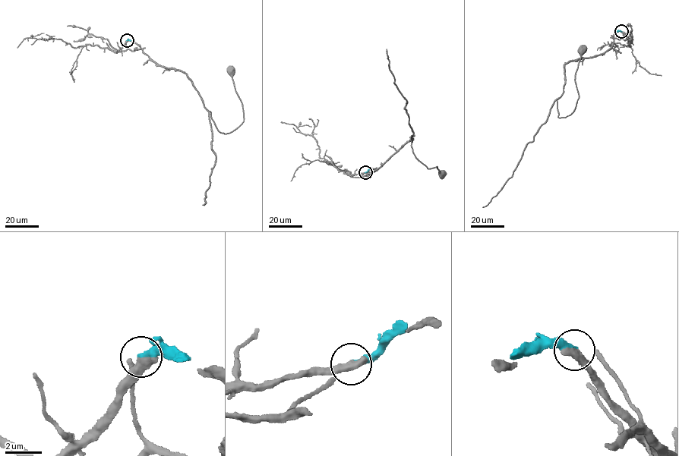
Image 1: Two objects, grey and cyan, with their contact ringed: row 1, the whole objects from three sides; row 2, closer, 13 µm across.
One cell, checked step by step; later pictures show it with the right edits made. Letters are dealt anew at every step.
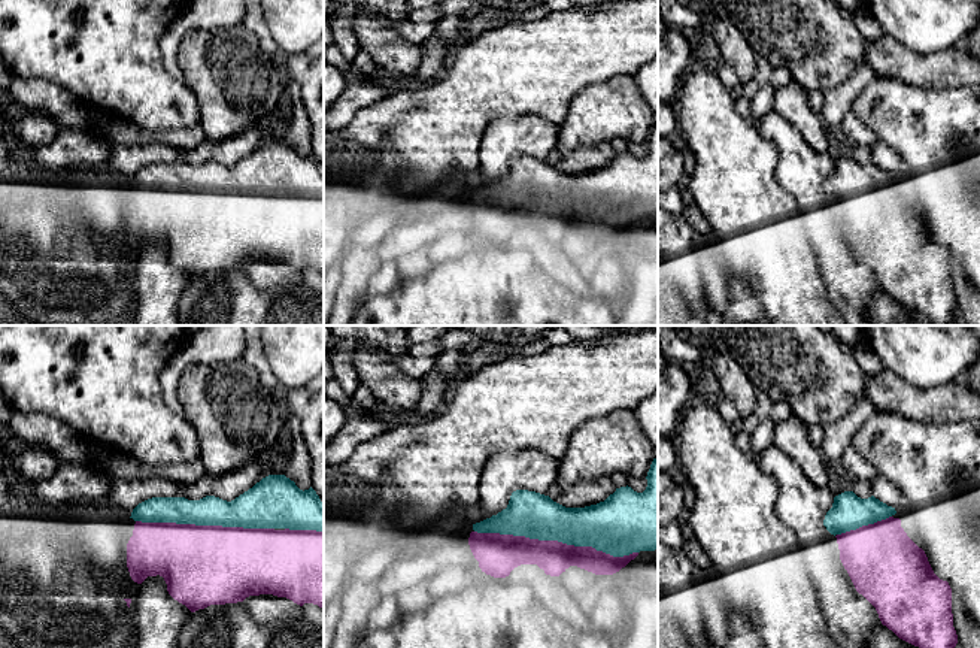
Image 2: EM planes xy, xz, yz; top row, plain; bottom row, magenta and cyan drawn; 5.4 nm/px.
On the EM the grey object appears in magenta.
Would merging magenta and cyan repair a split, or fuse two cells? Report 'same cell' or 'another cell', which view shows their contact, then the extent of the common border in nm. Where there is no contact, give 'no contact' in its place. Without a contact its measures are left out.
same cell; contact in xz; length 900 nm

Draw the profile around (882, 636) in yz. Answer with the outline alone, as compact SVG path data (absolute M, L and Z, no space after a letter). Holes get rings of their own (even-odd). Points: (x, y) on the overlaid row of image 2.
M880 624L868 636L868 648L916 648L916 647L899 639L892 630Z

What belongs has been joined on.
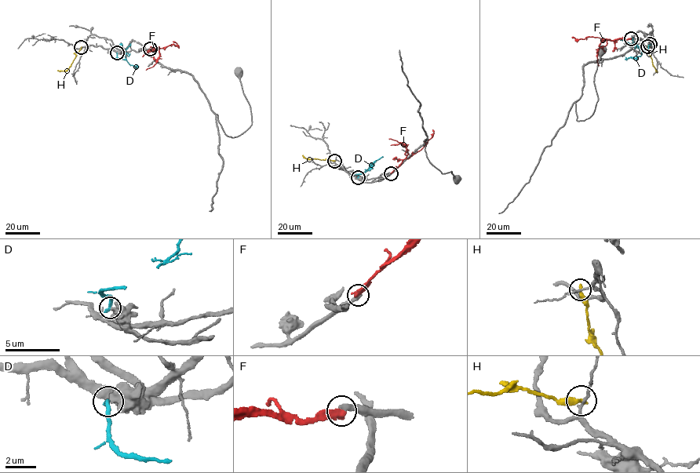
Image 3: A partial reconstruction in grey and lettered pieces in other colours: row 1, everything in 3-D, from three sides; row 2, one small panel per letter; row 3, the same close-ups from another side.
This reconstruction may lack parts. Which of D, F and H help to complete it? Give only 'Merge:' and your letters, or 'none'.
Merge: none

